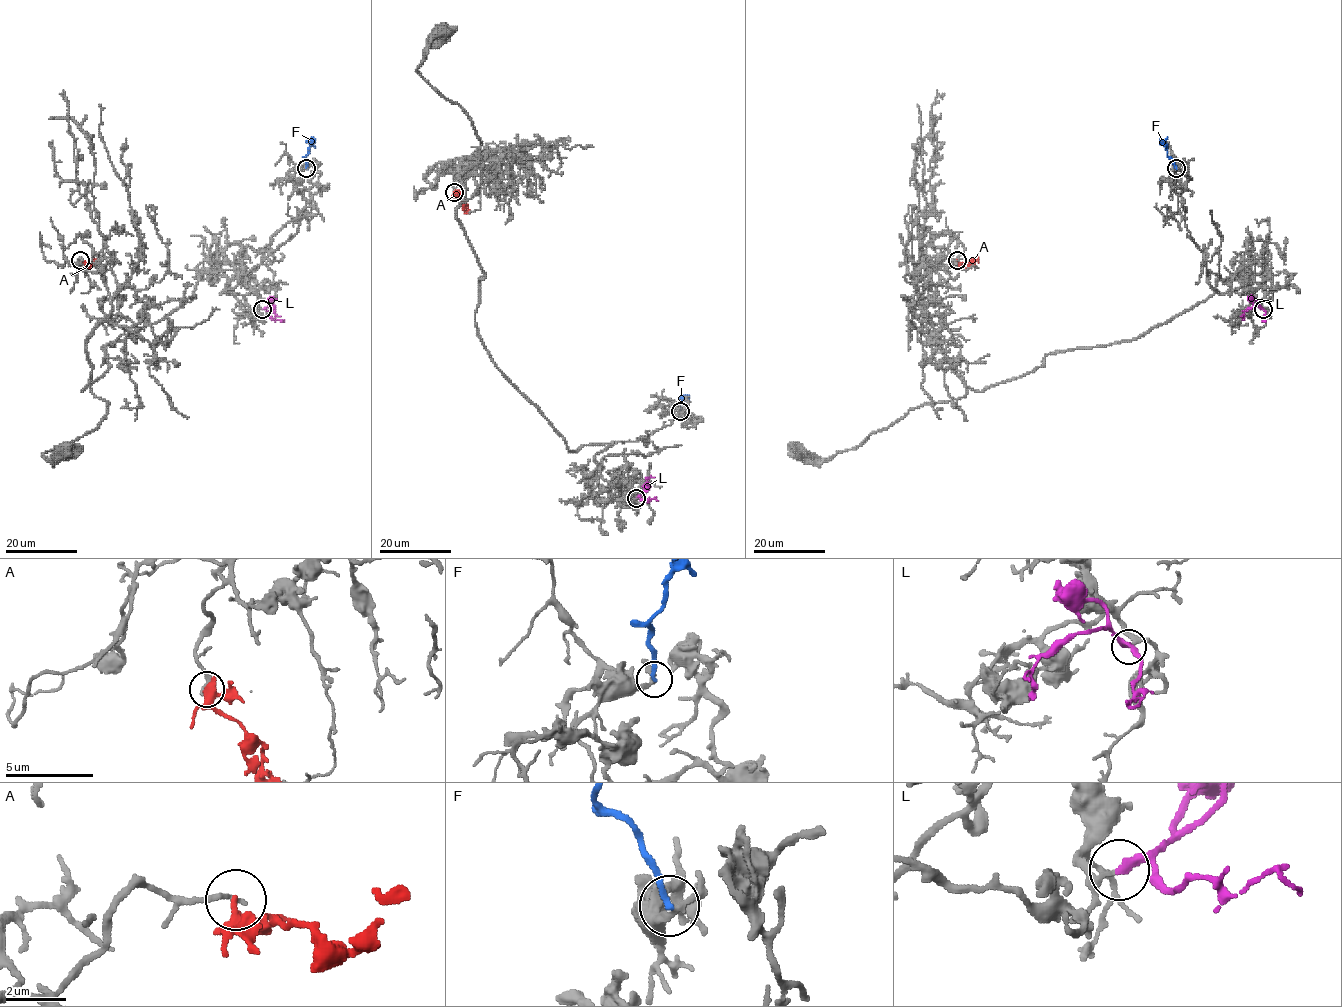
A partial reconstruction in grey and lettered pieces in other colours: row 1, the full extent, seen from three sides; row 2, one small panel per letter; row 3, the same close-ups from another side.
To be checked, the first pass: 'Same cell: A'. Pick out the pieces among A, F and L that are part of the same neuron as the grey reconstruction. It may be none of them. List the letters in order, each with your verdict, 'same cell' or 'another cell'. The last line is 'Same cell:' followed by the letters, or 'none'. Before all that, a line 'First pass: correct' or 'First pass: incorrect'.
First pass: incorrect
A: another cell
F: another cell
L: same cell
Same cell: L

